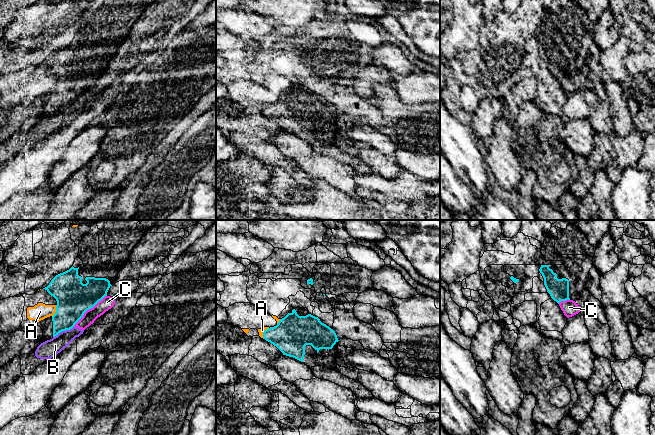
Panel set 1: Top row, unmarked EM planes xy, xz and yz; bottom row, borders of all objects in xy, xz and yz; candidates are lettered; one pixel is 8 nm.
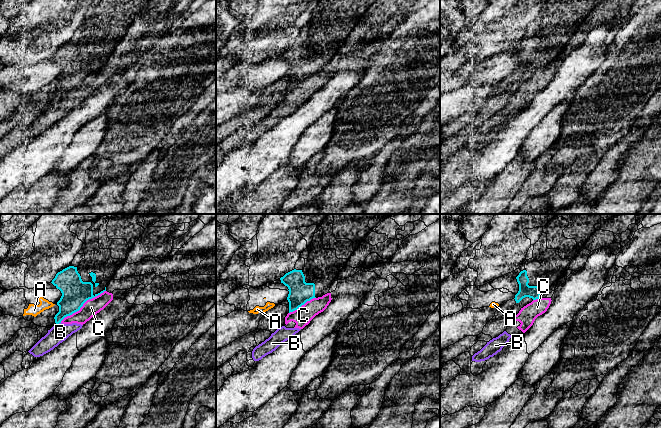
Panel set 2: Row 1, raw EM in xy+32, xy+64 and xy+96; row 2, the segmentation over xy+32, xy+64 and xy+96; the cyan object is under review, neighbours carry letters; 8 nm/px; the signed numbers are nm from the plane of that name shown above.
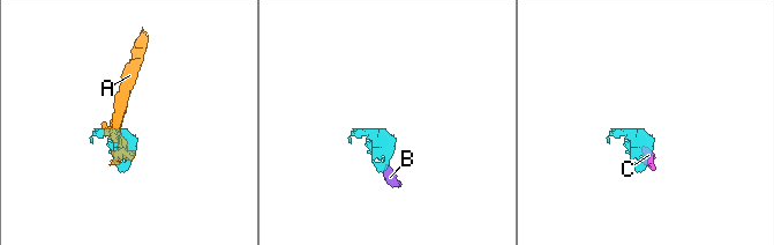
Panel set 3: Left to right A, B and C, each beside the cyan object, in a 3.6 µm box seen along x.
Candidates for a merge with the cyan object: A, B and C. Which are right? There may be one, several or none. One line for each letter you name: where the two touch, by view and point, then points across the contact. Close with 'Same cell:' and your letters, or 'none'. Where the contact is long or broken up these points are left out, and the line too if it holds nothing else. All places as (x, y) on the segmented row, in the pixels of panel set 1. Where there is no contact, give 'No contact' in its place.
Same cell: none

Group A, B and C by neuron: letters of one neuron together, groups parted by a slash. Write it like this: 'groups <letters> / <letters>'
groups A / B C

